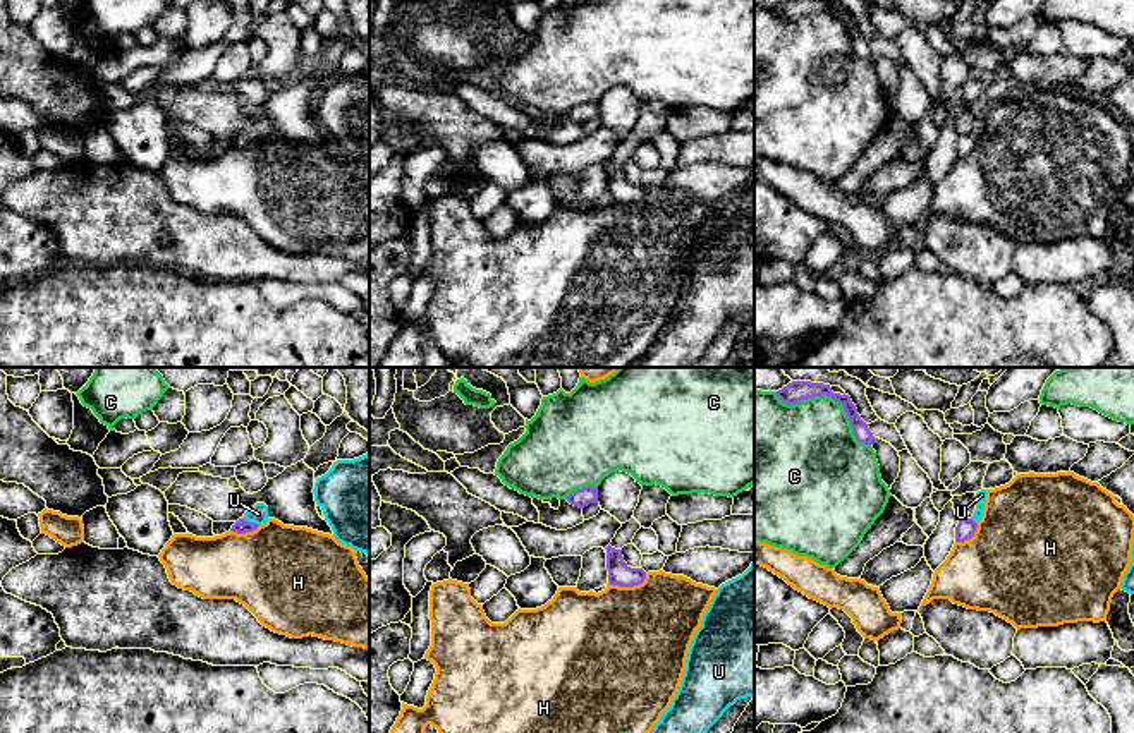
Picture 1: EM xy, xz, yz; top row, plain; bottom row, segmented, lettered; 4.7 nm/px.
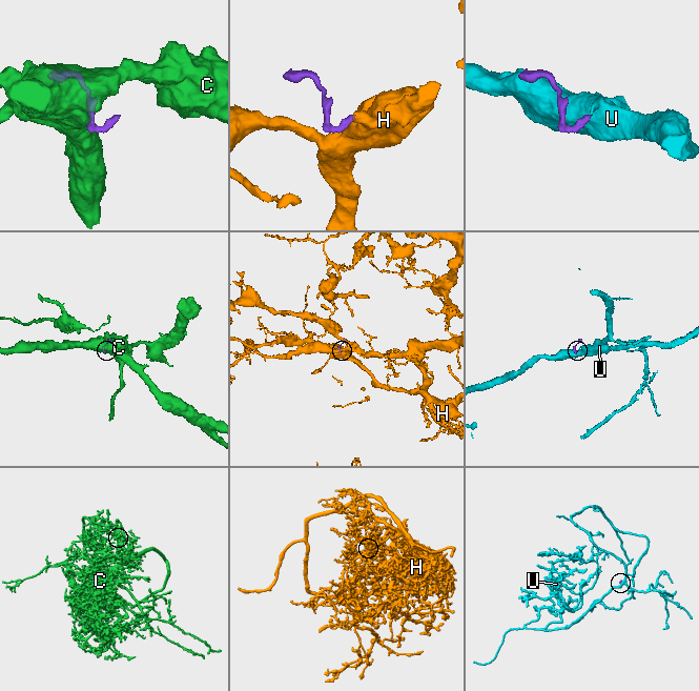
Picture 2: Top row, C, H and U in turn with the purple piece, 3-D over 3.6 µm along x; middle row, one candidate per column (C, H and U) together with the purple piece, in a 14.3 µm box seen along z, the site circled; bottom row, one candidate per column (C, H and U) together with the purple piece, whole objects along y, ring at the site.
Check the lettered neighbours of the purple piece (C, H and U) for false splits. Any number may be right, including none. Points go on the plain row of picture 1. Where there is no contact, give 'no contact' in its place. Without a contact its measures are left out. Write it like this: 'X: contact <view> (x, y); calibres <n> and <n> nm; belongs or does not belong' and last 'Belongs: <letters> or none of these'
C: contact yz (830, 12); calibres 100 and 420 nm; does not belong
H: contact xz (629, 201); calibres 110 and 500 nm; does not belong
U: contact xy (249, 138); calibres 70 and 90 nm; belongs
Belongs: U

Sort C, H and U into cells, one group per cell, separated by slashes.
C / H / U

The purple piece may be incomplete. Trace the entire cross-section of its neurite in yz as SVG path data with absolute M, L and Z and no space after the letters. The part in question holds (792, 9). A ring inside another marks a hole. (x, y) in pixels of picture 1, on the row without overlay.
M787 0L775 9L780 14L780 17L789 19L789 21L799 19L801 15L808 15L813 12L823 12L823 10L833 14L844 22L850 36L856 55L869 62L873 60L875 51L869 46L868 39L857 29L857 24L852 19L850 12L845 9L844 10L833 9L830 0Z

